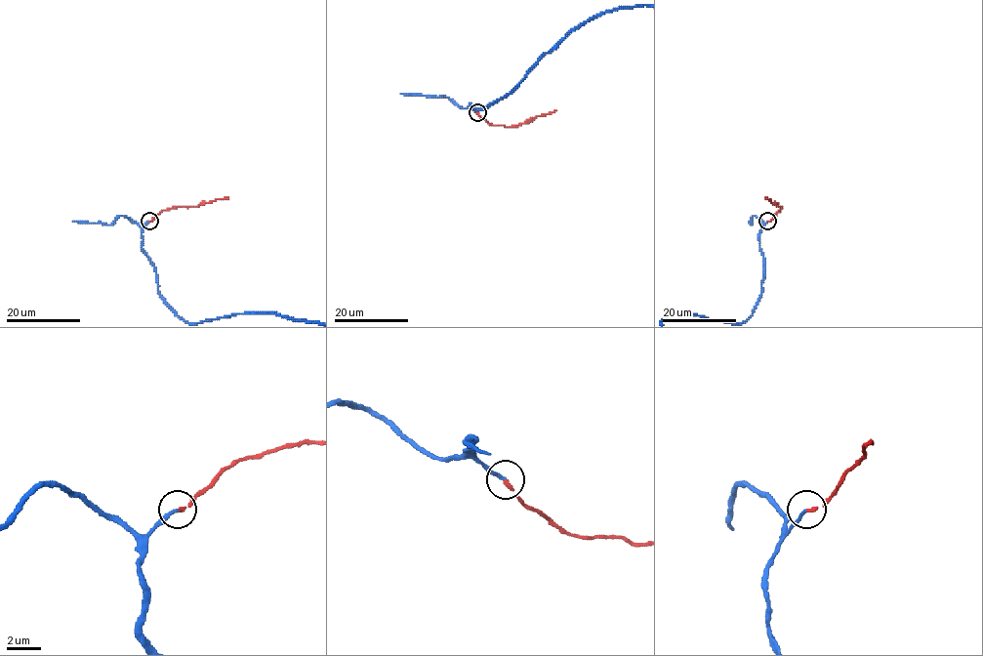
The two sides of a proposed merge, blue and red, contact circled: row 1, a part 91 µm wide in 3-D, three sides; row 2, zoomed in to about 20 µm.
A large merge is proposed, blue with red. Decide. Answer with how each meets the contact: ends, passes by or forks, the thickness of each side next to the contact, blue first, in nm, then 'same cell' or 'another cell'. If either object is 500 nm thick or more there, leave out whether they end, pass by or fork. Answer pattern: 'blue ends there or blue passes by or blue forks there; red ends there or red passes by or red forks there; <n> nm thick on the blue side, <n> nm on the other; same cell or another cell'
blue ends there; red ends there; 180 nm thick on the blue side, 200 nm on the other; same cell

